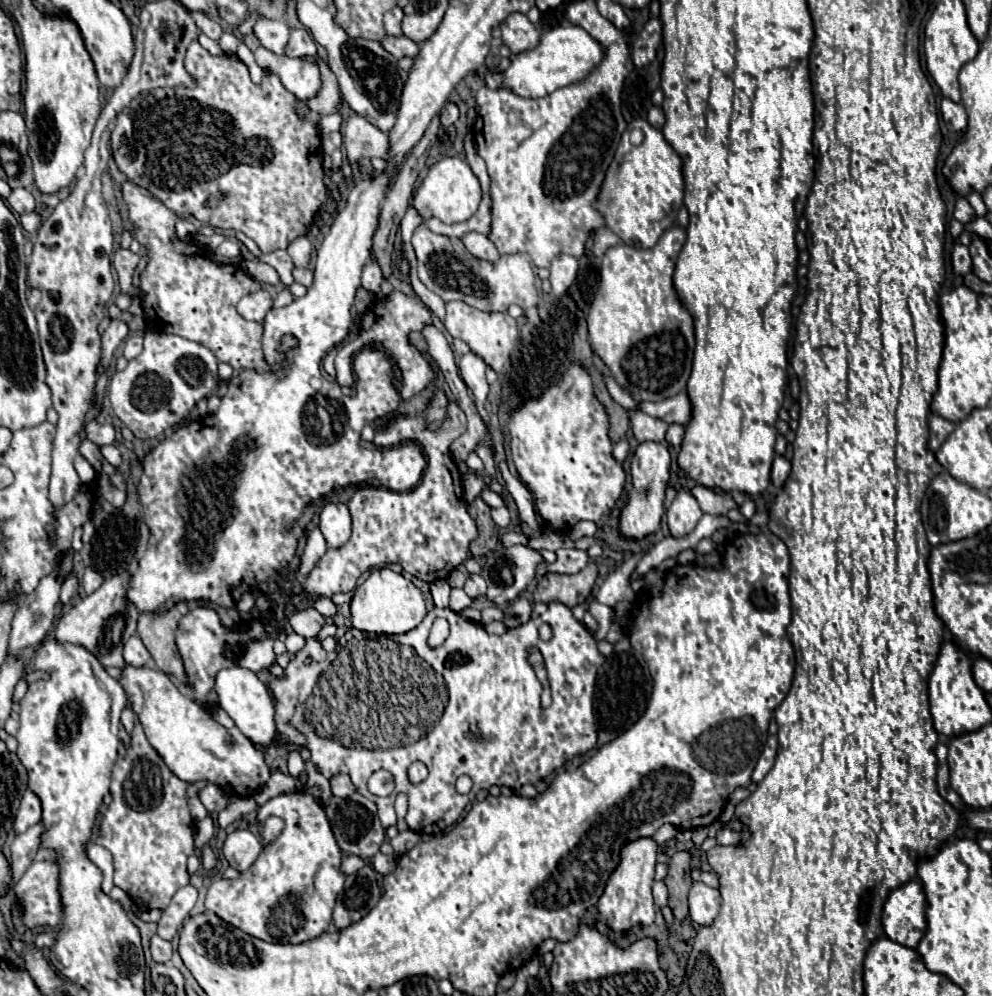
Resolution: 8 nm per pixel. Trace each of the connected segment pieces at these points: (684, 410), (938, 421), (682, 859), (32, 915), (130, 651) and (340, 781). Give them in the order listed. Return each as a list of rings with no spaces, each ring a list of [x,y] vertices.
[[[681,391],[669,399],[657,401],[657,403],[641,403],[639,409],[647,415],[665,419],[667,423],[679,423],[679,425],[687,425],[693,415],[693,405],[685,391]]]
[[[931,413],[931,415],[929,415],[929,431],[931,431],[929,447],[931,447],[931,451],[937,451],[953,429],[955,429],[955,427],[953,427],[951,421],[947,421],[947,419],[941,417],[941,415]]]
[[[679,851],[669,859],[669,873],[665,877],[665,885],[669,887],[669,907],[675,917],[687,915],[687,893],[691,887],[689,873],[691,855],[687,851]]]
[[[33,861],[31,867],[25,871],[25,875],[15,885],[15,895],[23,905],[23,923],[25,927],[33,929],[37,925],[43,927],[61,927],[63,925],[63,903],[61,903],[61,891],[59,891],[59,863],[57,861]]]
[[[133,635],[127,643],[125,643],[125,649],[123,649],[123,659],[133,665],[133,667],[143,667],[145,661],[149,659],[149,651],[147,647],[141,643],[141,639],[137,635]]]
[[[345,773],[333,775],[333,777],[329,779],[329,783],[331,783],[333,795],[337,795],[337,797],[349,797],[349,795],[355,791],[355,787],[353,787],[349,775],[345,775]]]

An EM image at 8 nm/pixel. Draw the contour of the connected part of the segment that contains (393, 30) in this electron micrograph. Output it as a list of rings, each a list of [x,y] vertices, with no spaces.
[[[395,5],[393,9],[389,9],[385,13],[385,31],[387,35],[403,35],[401,33],[401,19],[403,19],[403,9],[399,5]]]

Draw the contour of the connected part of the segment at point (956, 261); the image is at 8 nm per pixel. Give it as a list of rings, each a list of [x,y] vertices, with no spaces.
[[[955,243],[953,253],[951,253],[951,265],[953,265],[953,271],[957,275],[967,275],[973,269],[973,259],[971,259],[967,245]]]

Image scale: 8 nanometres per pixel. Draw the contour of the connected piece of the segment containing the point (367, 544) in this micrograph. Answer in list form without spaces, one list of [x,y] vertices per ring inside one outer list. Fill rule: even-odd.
[[[450,401],[447,411],[447,417],[441,421],[441,429],[435,431],[427,427],[427,419],[423,415],[393,415],[383,425],[375,427],[373,443],[377,447],[391,447],[403,441],[415,441],[423,447],[423,453],[427,455],[423,479],[407,493],[395,493],[382,486],[367,486],[351,497],[351,539],[343,547],[327,549],[327,553],[309,571],[303,583],[305,605],[313,607],[319,597],[331,599],[335,593],[355,589],[357,579],[373,567],[399,563],[417,579],[433,583],[449,577],[449,573],[469,557],[469,543],[477,537],[477,527],[467,513],[462,477],[449,451],[451,443],[467,431],[467,417],[454,401]]]

